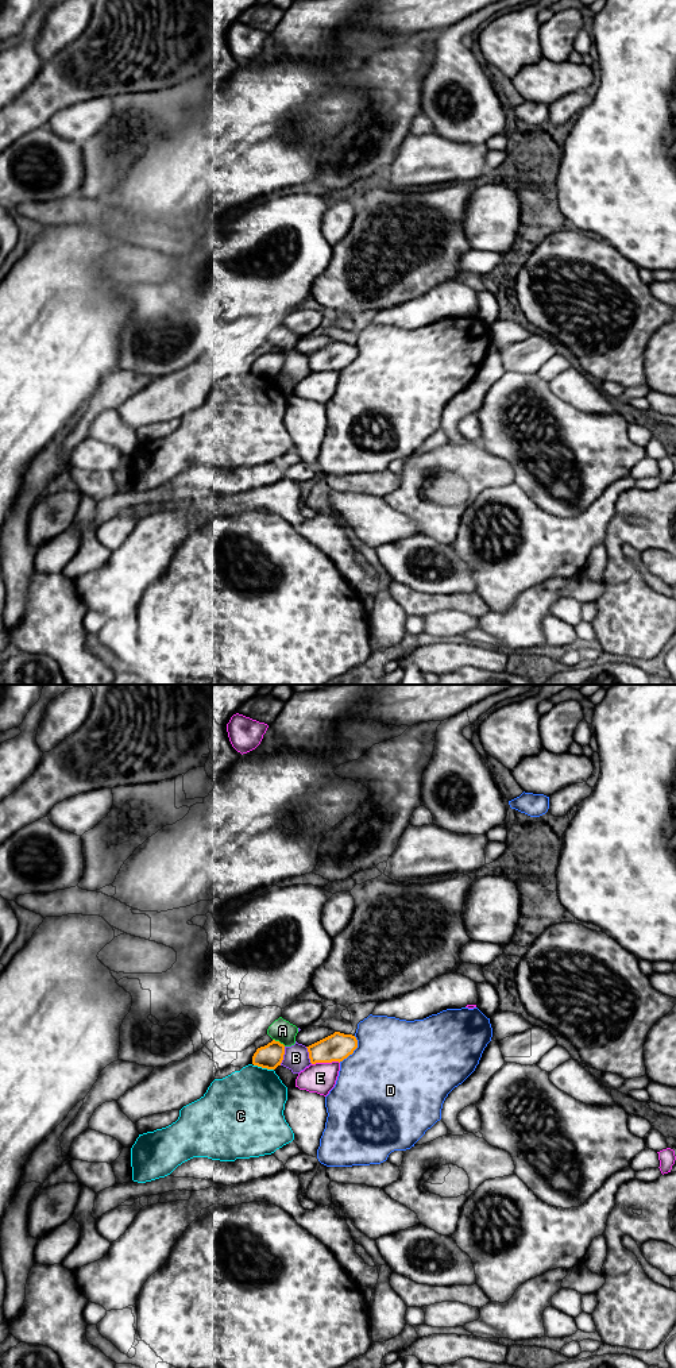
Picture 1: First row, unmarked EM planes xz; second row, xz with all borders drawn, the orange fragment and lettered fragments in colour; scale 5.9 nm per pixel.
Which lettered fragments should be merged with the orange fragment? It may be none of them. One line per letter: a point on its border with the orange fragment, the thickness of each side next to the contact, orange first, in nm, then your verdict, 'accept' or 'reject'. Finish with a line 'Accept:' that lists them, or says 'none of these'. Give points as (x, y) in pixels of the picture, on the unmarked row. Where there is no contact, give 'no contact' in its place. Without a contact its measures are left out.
A: contact xz (278, 350); calibres 150 and 140 nm; reject
B: contact xz (282, 365); calibres 150 and 150 nm; reject
C: contact xz (263, 376); calibres 150 and 420 nm; reject
D: contact xz (354, 358); calibres 160 and 500 nm; reject
E: contact xz (325, 370); calibres 160 and 180 nm; reject
Accept: none of these

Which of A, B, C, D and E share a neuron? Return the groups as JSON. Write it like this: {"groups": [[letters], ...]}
{"groups": [["A", "B"], ["C"], ["D"], ["E"]]}

